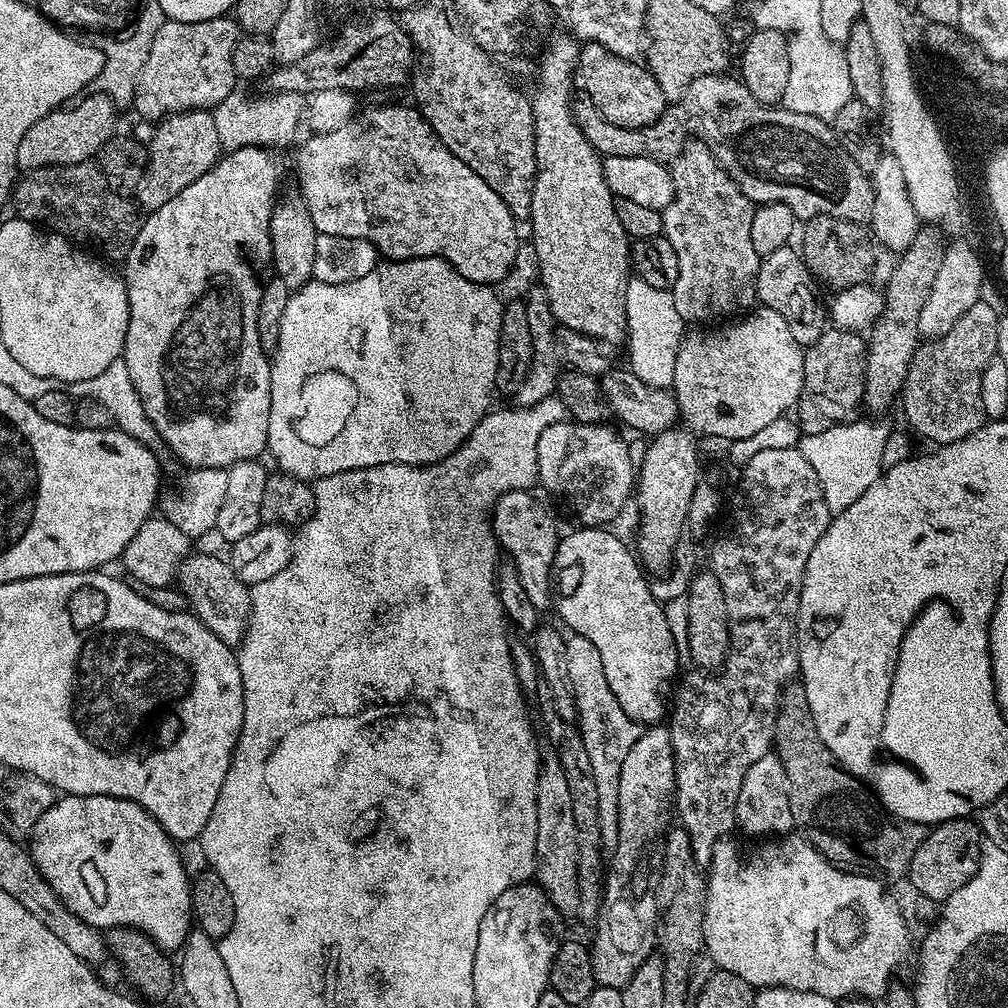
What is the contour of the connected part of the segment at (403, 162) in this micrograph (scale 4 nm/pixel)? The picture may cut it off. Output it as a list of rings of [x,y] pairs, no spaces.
[[[380,104],[377,108],[368,108],[363,112],[364,109],[339,130],[330,130],[330,134],[309,135],[309,140],[296,152],[296,176],[300,179],[298,192],[310,210],[310,218],[317,233],[321,236],[334,234],[342,238],[362,238],[373,244],[384,260],[413,260],[439,256],[450,266],[454,266],[454,270],[458,270],[464,280],[475,284],[499,285],[499,280],[506,279],[508,271],[515,266],[516,251],[520,248],[520,240],[516,237],[518,221],[510,214],[506,202],[502,202],[502,198],[498,198],[498,194],[494,194],[494,190],[490,190],[490,186],[486,186],[486,182],[482,182],[482,178],[478,178],[478,174],[474,174],[474,170],[470,170],[466,162],[462,162],[462,158],[458,158],[440,141],[438,134],[434,134],[432,127],[425,122],[419,108],[407,108],[404,104]]]

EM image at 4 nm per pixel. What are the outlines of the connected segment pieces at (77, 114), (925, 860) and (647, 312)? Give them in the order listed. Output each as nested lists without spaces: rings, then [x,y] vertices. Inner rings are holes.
[[[85,95],[71,106],[61,106],[56,111],[38,118],[38,122],[34,122],[30,130],[26,130],[22,142],[18,142],[17,169],[27,174],[39,168],[70,166],[83,160],[92,160],[117,131],[116,112],[118,112],[117,105],[113,104],[110,96],[95,95]]]
[[[968,818],[944,820],[929,831],[928,837],[918,846],[908,867],[907,883],[912,883],[913,893],[921,892],[926,898],[943,902],[976,873],[982,855],[982,833]],[[981,840],[981,848],[980,848]]]
[[[629,279],[626,286],[626,345],[628,344],[627,367],[646,386],[671,389],[674,382],[674,362],[680,341],[686,335],[686,322],[674,307],[674,298],[666,288],[655,288],[647,282]]]

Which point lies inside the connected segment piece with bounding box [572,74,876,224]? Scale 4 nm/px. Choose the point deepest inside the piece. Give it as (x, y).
(773, 155)

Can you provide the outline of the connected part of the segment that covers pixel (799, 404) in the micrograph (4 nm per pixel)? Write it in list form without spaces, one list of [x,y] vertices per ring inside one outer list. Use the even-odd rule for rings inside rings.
[[[835,326],[825,327],[818,342],[804,348],[802,390],[794,407],[798,427],[804,434],[822,434],[830,426],[847,424],[857,419],[864,403],[864,358],[866,340],[863,335],[845,332]]]

